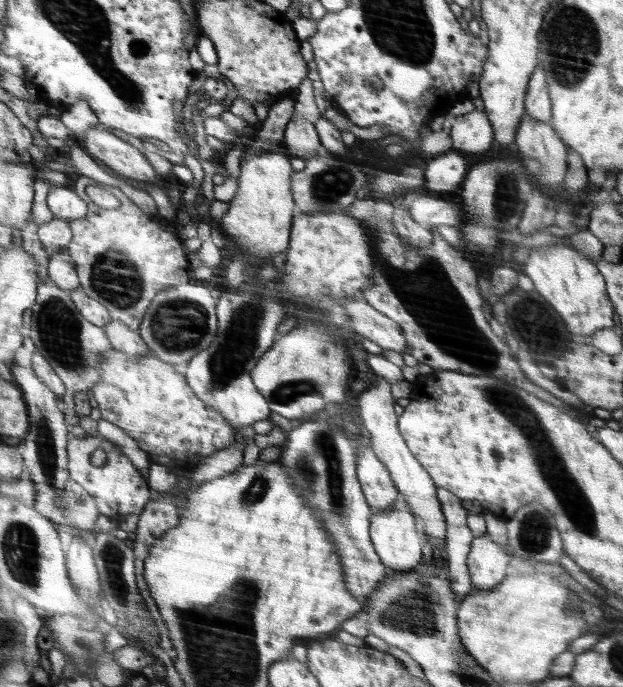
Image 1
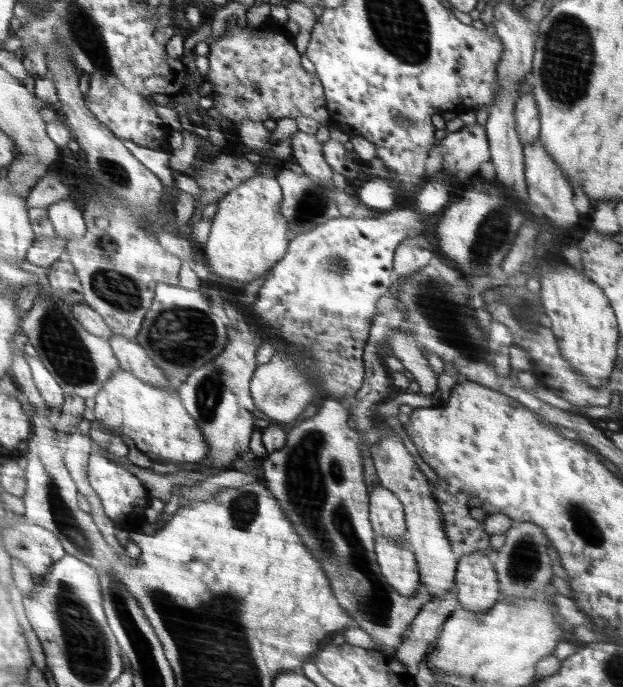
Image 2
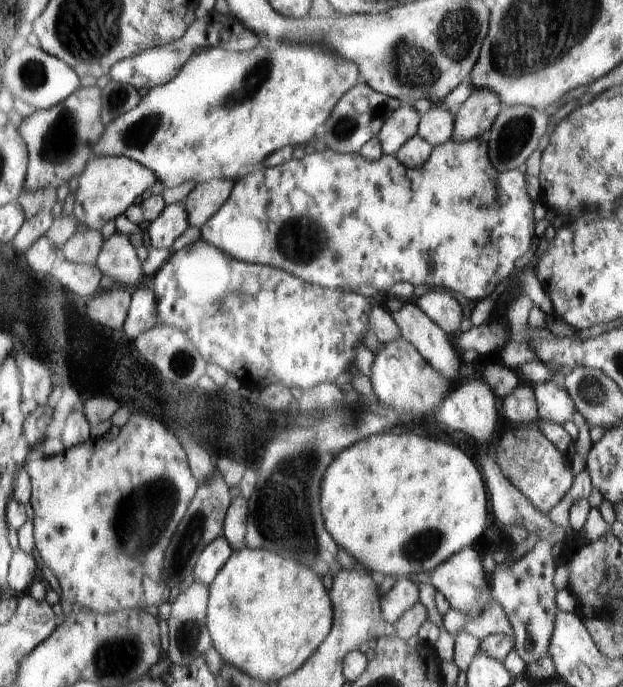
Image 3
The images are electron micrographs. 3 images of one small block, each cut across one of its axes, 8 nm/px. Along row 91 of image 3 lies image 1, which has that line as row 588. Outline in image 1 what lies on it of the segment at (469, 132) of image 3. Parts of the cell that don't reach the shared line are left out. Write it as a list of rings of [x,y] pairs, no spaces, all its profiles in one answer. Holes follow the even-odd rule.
[[[490,535],[475,538],[466,560],[472,591],[488,590],[500,584],[506,577],[506,568],[511,558],[507,546],[500,546]]]

